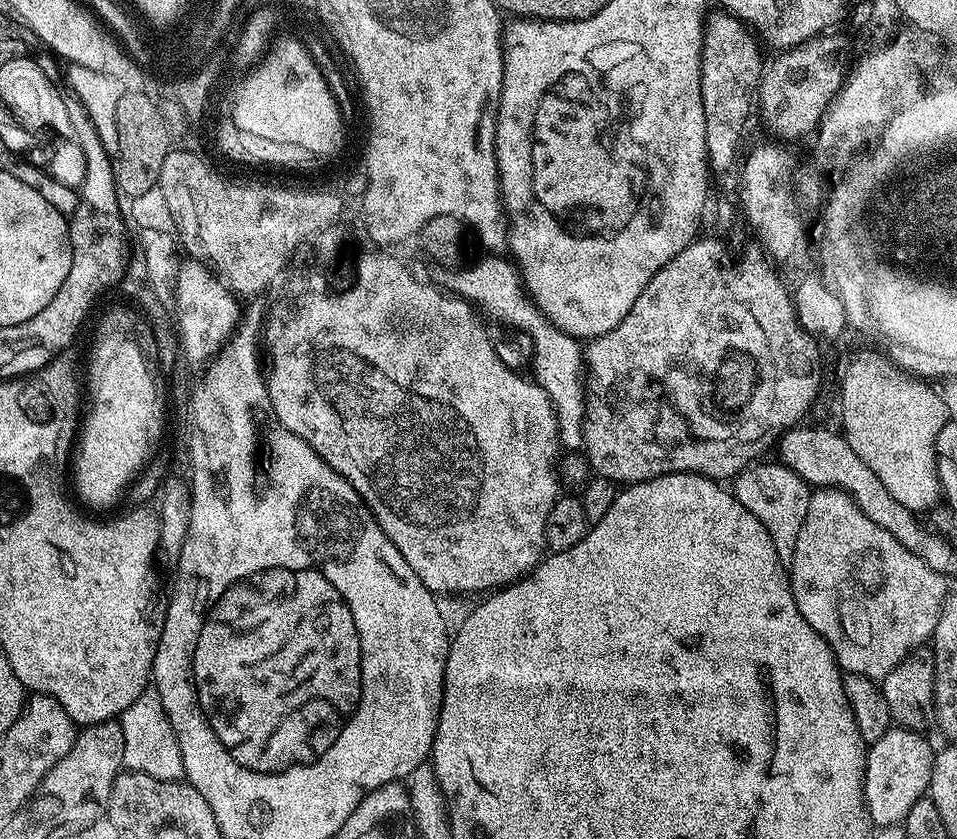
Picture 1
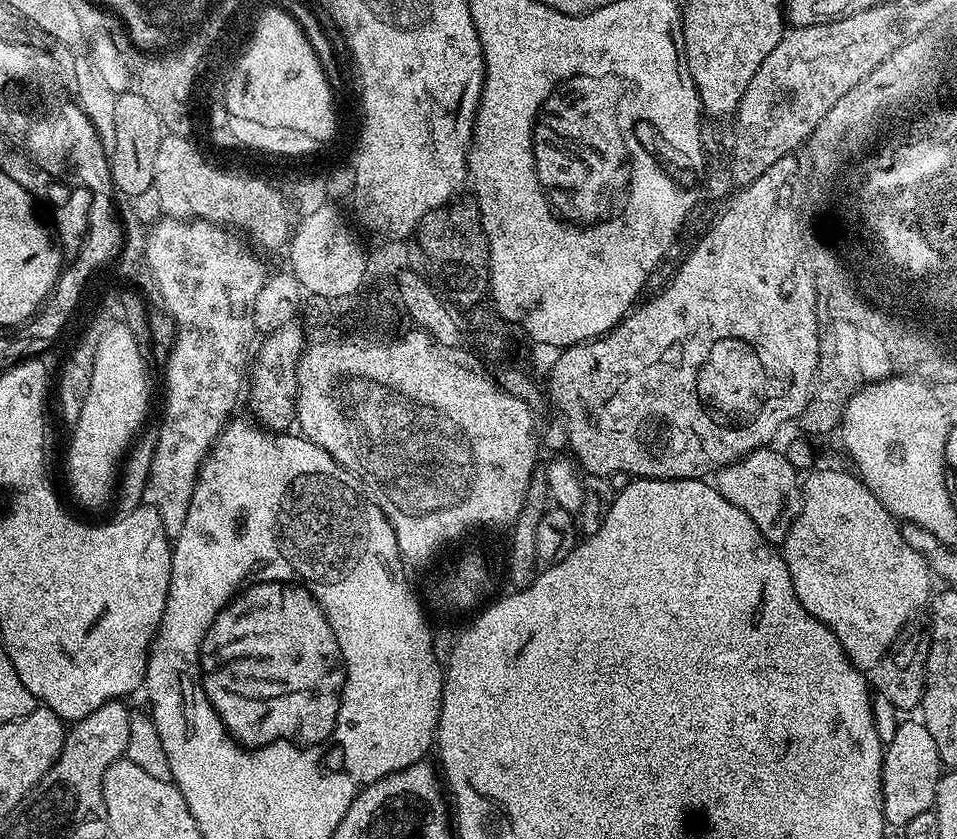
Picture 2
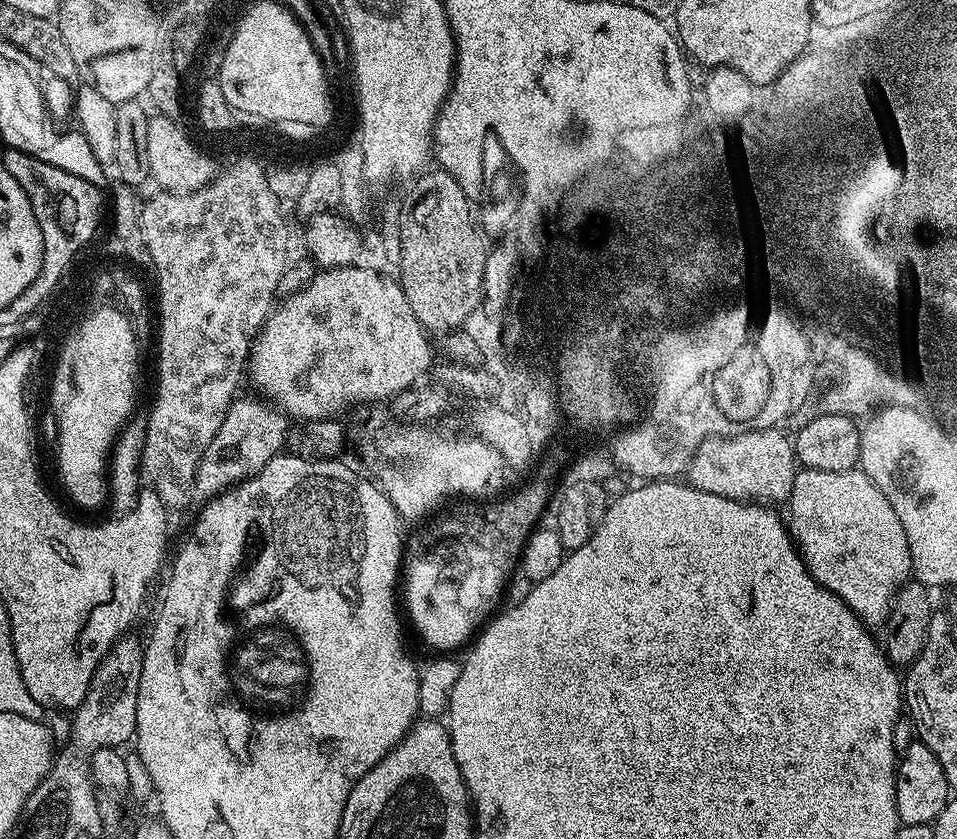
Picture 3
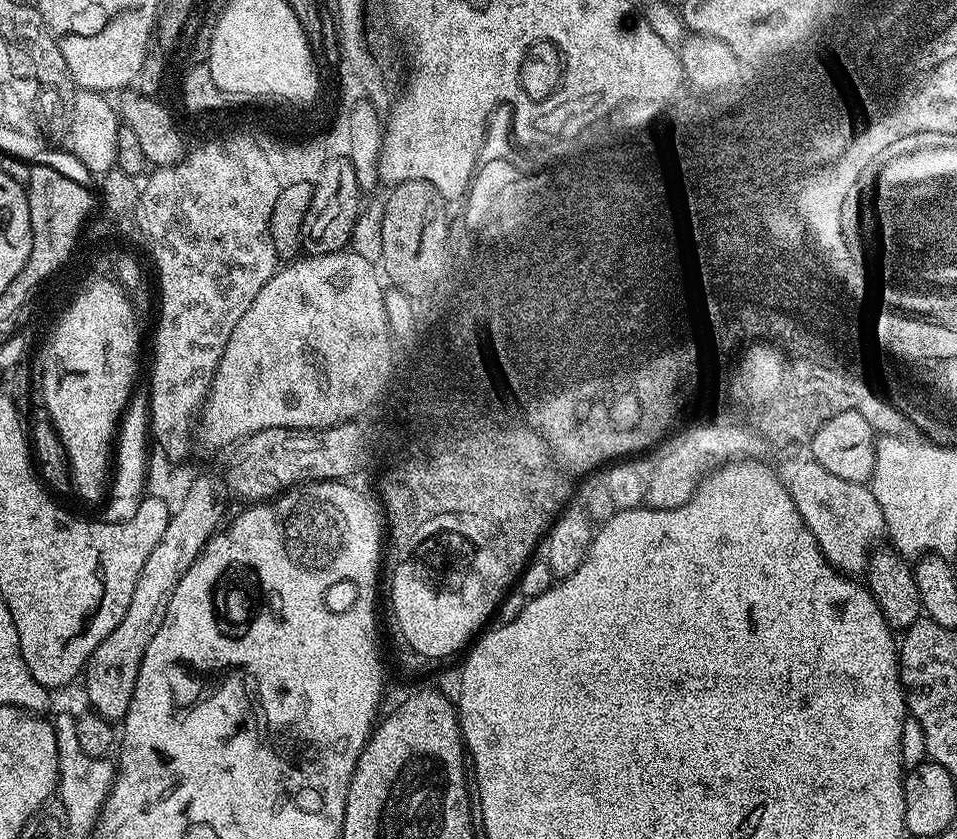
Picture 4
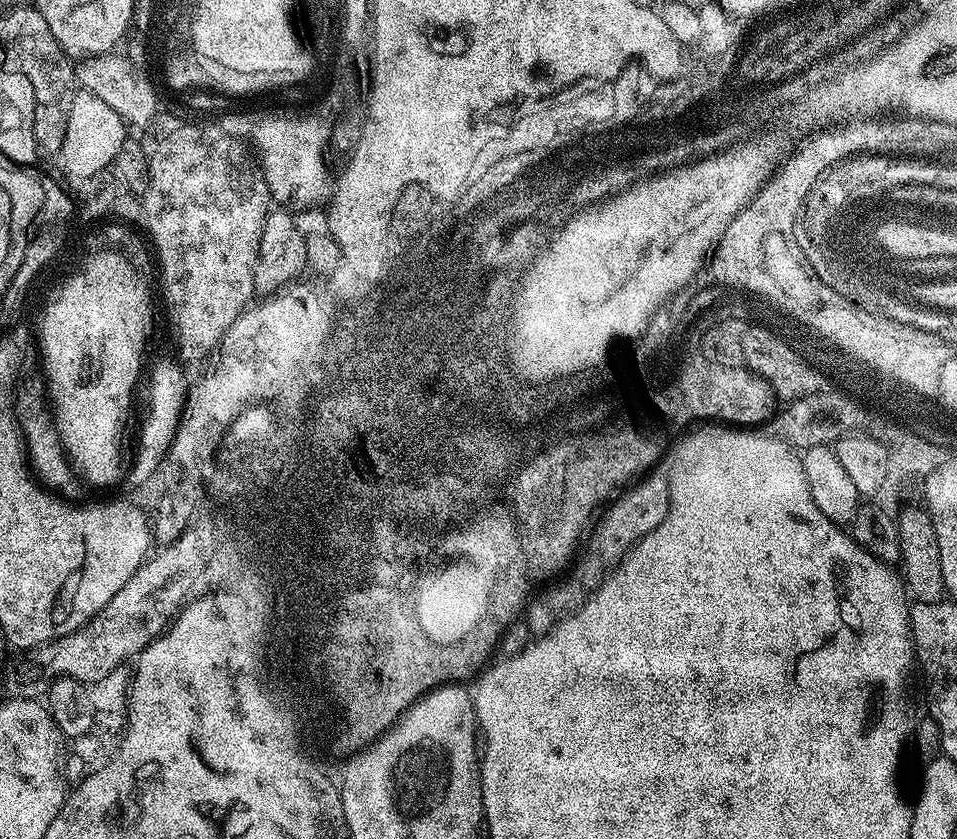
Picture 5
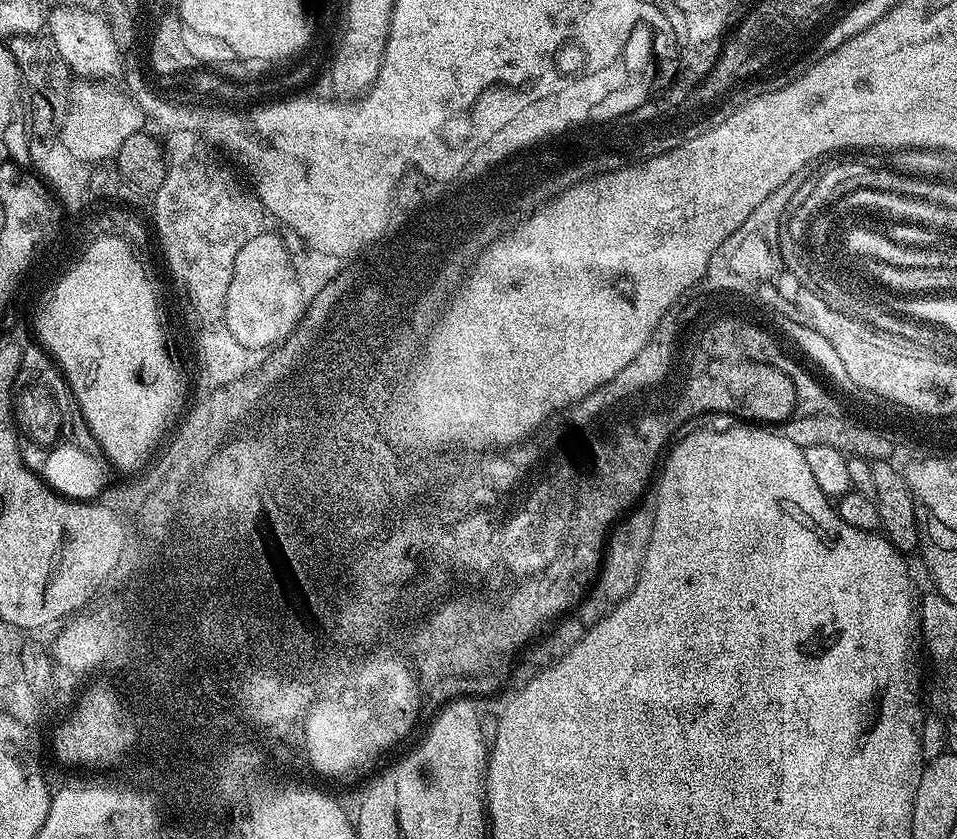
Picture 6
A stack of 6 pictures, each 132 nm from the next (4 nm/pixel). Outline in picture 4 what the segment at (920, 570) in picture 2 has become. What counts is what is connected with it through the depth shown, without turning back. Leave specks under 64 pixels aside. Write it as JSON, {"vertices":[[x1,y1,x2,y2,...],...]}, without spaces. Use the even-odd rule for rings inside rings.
{"vertices":[[813,458,806,460,805,464,800,464,793,470,792,480,787,481,788,491,792,493,792,501,798,514,802,514,822,554,837,572,863,573,867,569,869,555,877,543,875,540,885,535,882,510,871,487,867,483,838,478]]}

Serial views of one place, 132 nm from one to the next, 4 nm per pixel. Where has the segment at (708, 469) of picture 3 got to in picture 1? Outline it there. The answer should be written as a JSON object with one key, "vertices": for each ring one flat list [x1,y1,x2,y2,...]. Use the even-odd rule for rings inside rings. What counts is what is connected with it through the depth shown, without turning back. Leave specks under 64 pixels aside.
{"vertices":[[764,462,753,463,735,477,734,495,738,502,742,502,742,506,746,506,746,510,750,510,750,514,754,514,754,518,758,518,758,522,762,522,762,526,766,526,766,530,778,550,778,558,788,566,792,563,794,546,798,546,798,533,802,531,802,522,806,522,806,506,810,506,812,492,809,484,801,476,794,474,794,470,790,470,785,464,779,462,760,463]]}

